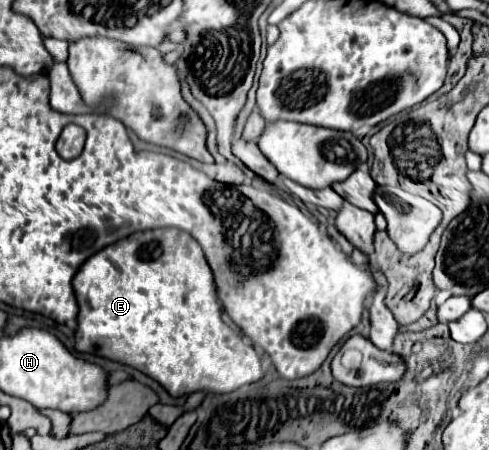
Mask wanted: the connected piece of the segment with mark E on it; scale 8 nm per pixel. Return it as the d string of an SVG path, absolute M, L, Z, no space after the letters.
M150 229L150 231L140 231L140 233L134 233L114 245L108 245L106 249L98 251L96 255L92 255L86 265L82 265L74 277L74 291L78 295L78 329L76 329L76 351L78 353L98 353L100 357L104 359L110 359L110 361L118 361L122 365L130 365L138 371L142 371L144 375L148 375L150 379L158 381L172 397L182 397L182 395L190 395L190 393L196 393L196 391L210 391L210 393L230 393L230 391L236 391L238 387L242 385L248 385L248 383L256 383L260 381L266 373L260 365L260 355L256 353L256 349L252 347L252 343L236 333L232 327L228 327L224 321L222 321L222 305L218 301L218 295L216 295L216 285L214 285L214 277L212 277L212 271L210 267L206 265L206 259L204 259L204 253L200 249L200 245L186 233L186 231L180 231L180 229Z

